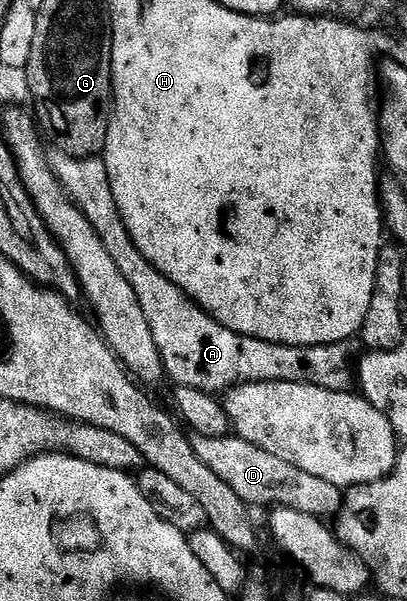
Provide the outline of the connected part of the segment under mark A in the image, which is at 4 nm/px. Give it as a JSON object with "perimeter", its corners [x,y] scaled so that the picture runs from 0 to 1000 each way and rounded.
{"perimeter":[[[145,250],[130,255],[123,260],[128,288],[167,321],[167,331],[197,344],[201,356],[211,356],[231,376],[251,409],[270,416],[280,443],[290,443],[310,469],[329,476],[329,489],[339,489],[339,509],[349,509],[349,522],[359,522],[359,536],[369,536],[369,556],[378,556],[403,617],[410,631],[425,632],[425,641],[523,656],[550,656],[585,639],[619,636],[732,636],[823,652],[850,652],[867,644],[870,619],[855,614],[853,571],[693,576],[673,569],[644,569],[545,542],[526,527],[496,517],[462,491],[437,483],[437,476],[428,476],[428,469],[418,469],[418,463],[359,436],[339,409],[329,409],[290,356],[253,265],[194,266]]]}

